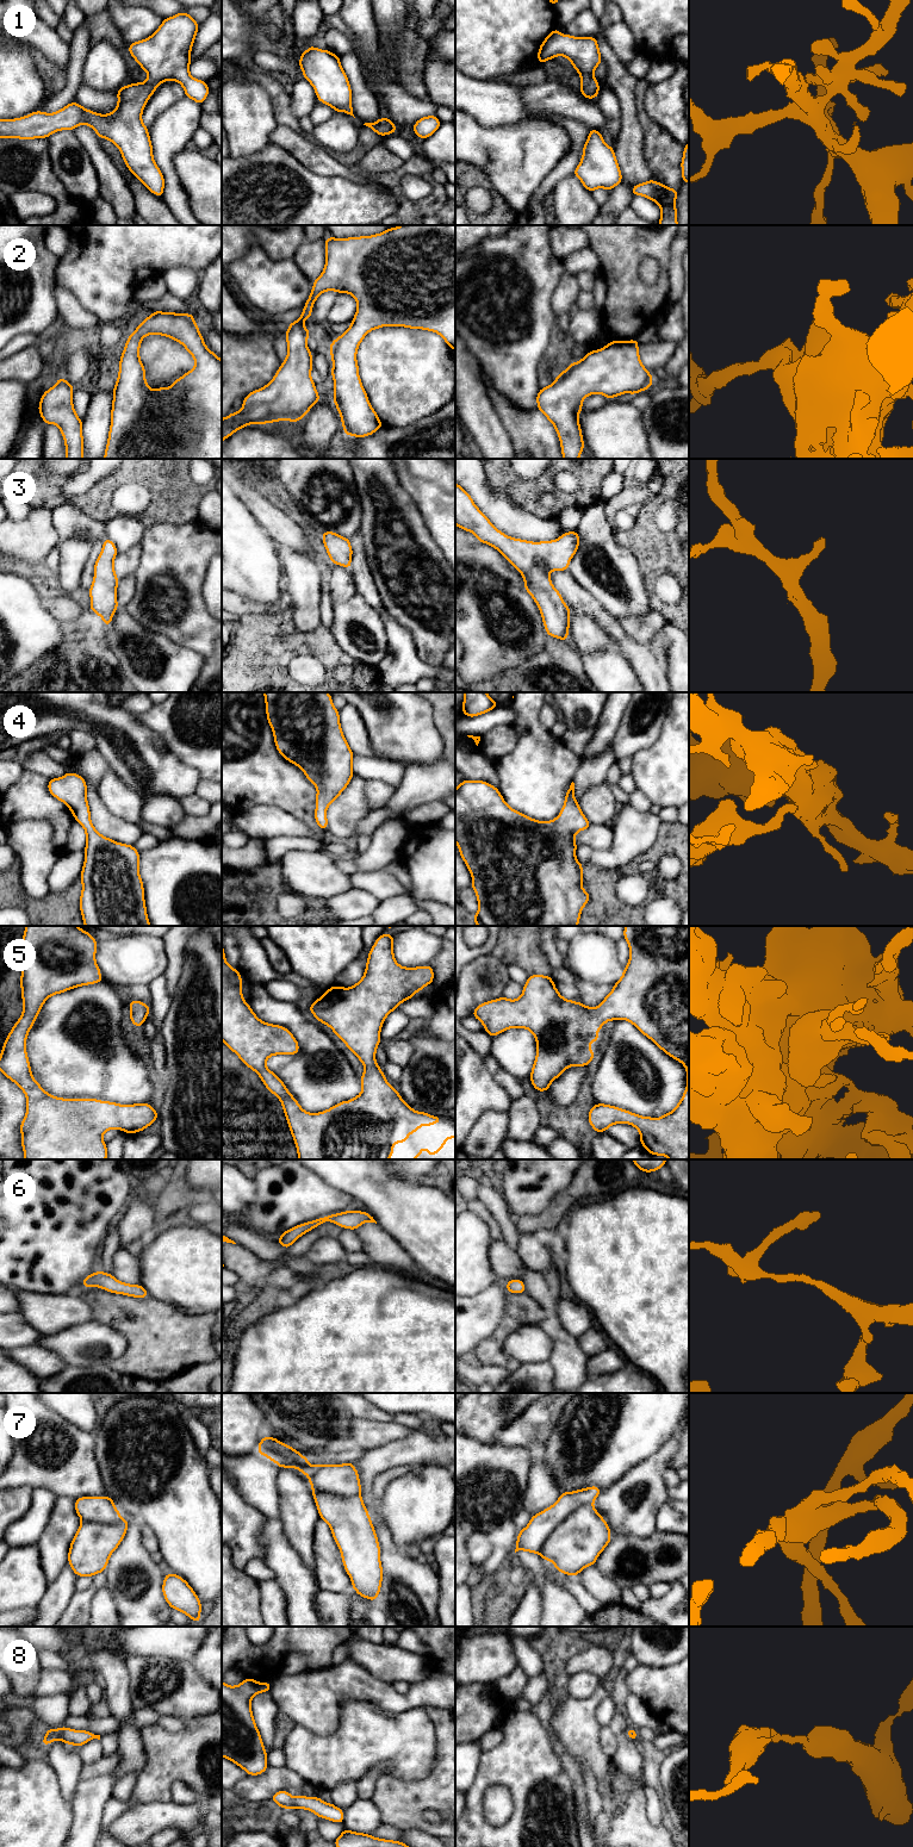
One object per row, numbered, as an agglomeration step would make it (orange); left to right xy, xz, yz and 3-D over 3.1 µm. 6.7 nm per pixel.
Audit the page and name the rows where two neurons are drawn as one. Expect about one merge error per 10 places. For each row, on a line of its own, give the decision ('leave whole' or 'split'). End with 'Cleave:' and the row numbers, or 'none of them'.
1: leave whole
2: leave whole
3: leave whole
4: leave whole
5: leave whole
6: leave whole
7: leave whole
8: leave whole
Cleave: none of them

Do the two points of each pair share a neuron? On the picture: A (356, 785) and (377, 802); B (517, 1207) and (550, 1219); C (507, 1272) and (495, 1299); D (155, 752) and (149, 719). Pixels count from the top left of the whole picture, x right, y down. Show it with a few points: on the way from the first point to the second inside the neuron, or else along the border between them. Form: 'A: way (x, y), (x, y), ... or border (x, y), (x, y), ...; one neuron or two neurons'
A: border (366, 779), (365, 803), (370, 810); two neurons
B: border (557, 1195), (536, 1214), (523, 1214), (515, 1219); two neurons
C: border (498, 1279), (504, 1282); two neurons
D: border (137, 716), (162, 739), (169, 751); two neurons

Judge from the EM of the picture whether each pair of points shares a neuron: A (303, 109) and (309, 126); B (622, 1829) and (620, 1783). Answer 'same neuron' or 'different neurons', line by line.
A: different neurons
B: same neuron

